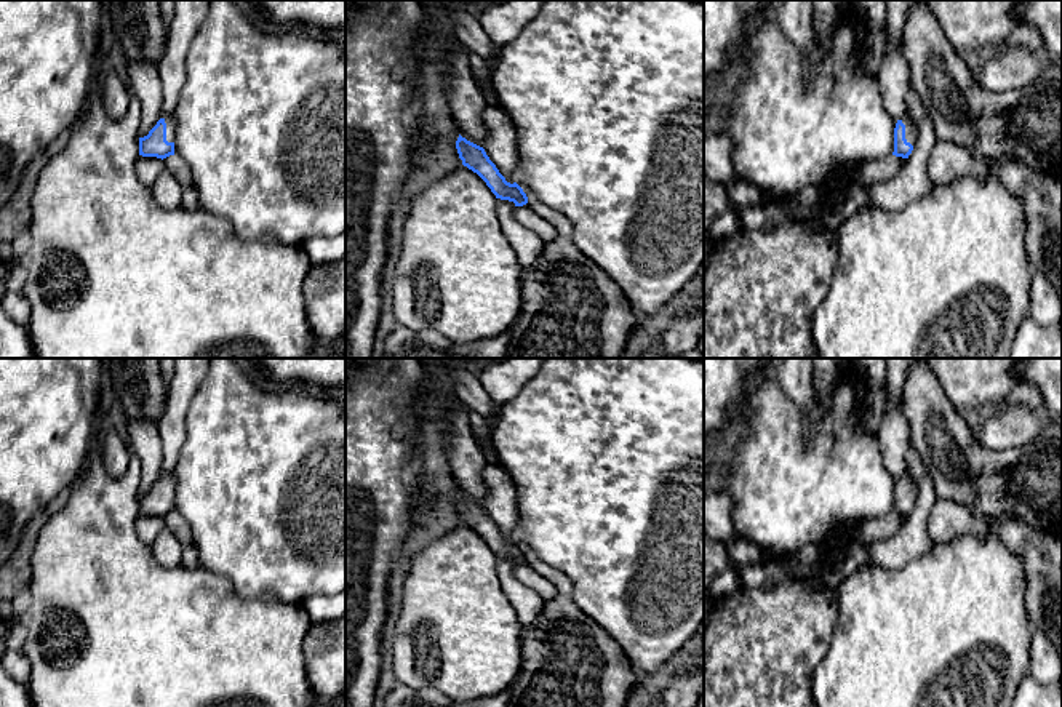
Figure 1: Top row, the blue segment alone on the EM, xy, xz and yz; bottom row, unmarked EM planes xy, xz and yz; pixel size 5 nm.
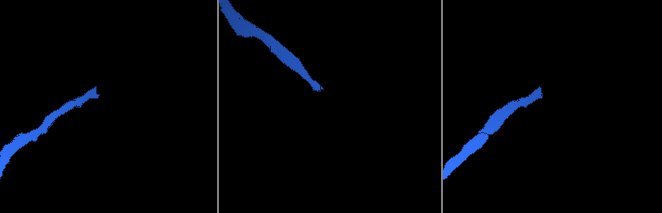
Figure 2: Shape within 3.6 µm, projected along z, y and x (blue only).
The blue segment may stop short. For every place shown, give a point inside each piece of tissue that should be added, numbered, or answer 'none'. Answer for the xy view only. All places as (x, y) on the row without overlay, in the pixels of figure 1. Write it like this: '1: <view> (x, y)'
1: xy (170, 479)

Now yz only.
1: yz (910, 487)

